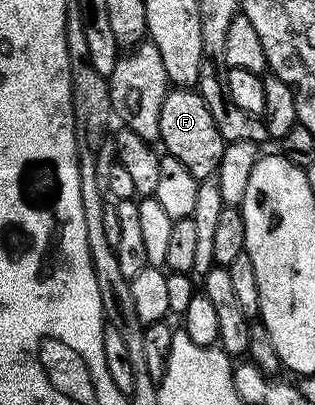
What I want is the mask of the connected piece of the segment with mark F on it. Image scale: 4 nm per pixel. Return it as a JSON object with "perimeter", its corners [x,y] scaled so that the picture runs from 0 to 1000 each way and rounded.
{"perimeter":[[[546,217],[527,247],[514,247],[505,358],[521,360],[540,385],[559,388],[606,432],[641,442],[683,432],[717,353],[705,326],[692,326],[692,306],[679,306],[679,286],[667,286],[667,267],[654,267],[654,247],[641,247],[632,227],[610,217]]]}

